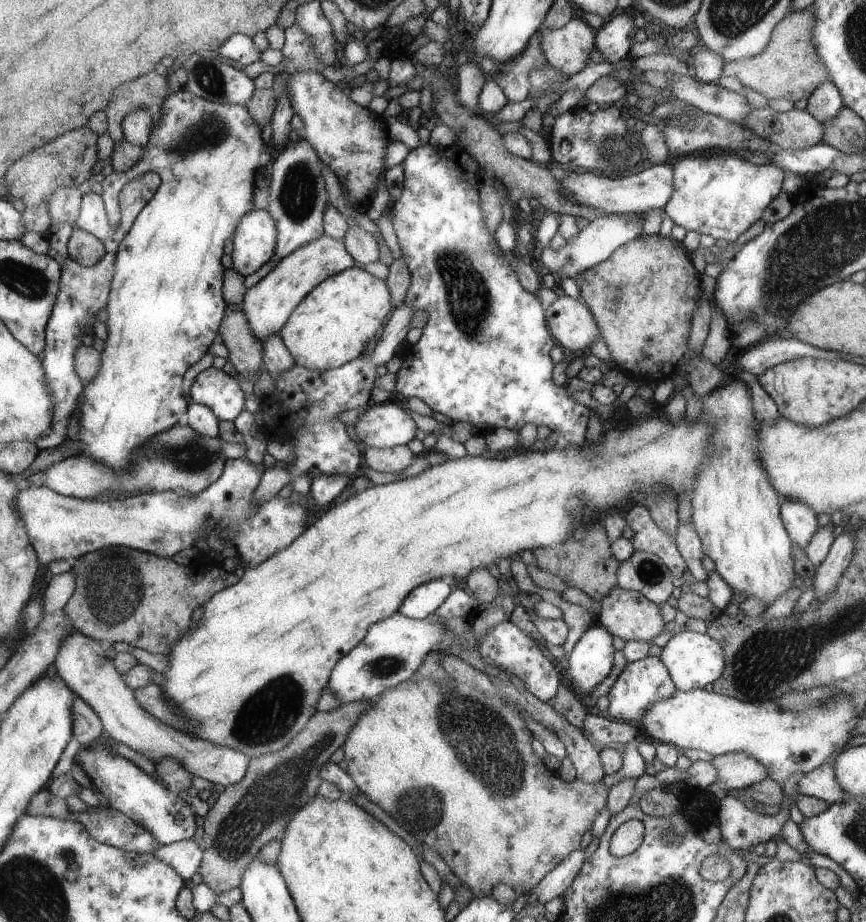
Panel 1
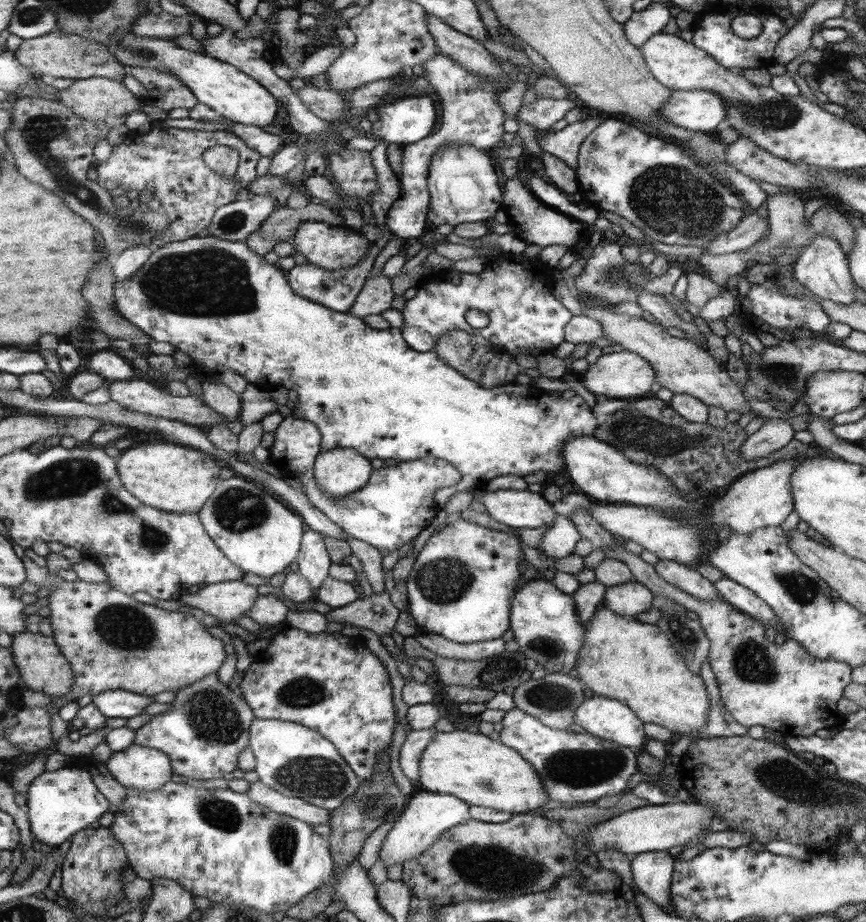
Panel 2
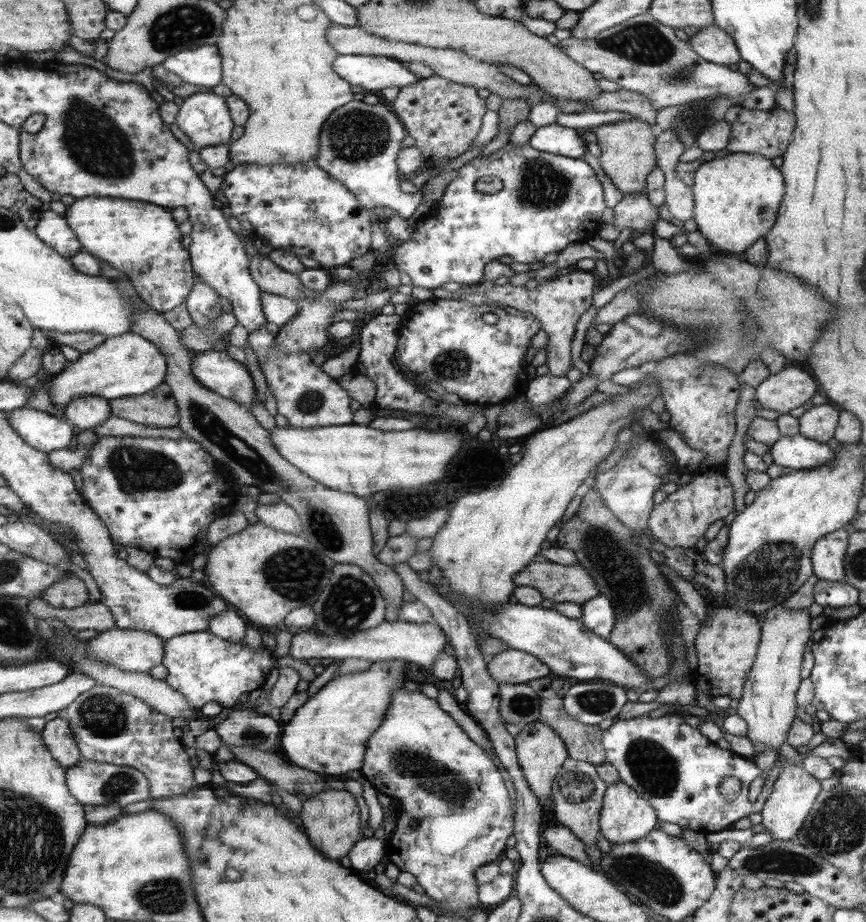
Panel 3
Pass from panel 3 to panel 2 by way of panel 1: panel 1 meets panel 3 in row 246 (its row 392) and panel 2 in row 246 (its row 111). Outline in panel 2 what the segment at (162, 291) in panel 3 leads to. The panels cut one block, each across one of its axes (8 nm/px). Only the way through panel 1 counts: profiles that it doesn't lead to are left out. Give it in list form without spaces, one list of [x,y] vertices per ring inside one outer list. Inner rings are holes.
[[[196,236],[153,248],[146,264],[142,264],[140,270],[130,280],[118,280],[116,282],[116,286],[114,286],[114,309],[140,328],[142,332],[148,334],[150,338],[158,342],[169,342],[175,350],[182,350],[188,354],[192,360],[189,369],[193,376],[204,376],[205,379],[219,376],[218,365],[223,364],[243,376],[248,383],[256,384],[260,388],[284,386],[288,390],[296,390],[299,401],[292,410],[293,416],[317,424],[322,436],[321,452],[334,450],[334,448],[352,448],[352,450],[358,451],[358,454],[365,455],[369,460],[380,458],[384,461],[388,458],[394,458],[394,460],[402,461],[434,456],[434,458],[450,462],[454,468],[461,471],[463,477],[455,485],[438,489],[436,498],[438,506],[442,506],[443,509],[453,494],[466,491],[468,488],[481,488],[483,484],[496,477],[506,475],[525,477],[533,472],[546,472],[548,479],[552,479],[555,475],[565,474],[562,446],[574,436],[593,436],[600,420],[600,418],[594,417],[592,408],[581,396],[574,395],[572,399],[567,400],[556,399],[554,395],[550,395],[550,392],[538,389],[531,384],[519,385],[517,382],[487,389],[474,382],[473,379],[466,378],[466,375],[446,363],[433,350],[430,352],[414,350],[405,341],[401,328],[390,326],[389,329],[374,329],[360,318],[350,316],[348,313],[337,312],[330,307],[322,306],[321,303],[314,302],[312,299],[300,296],[288,284],[286,271],[280,269],[277,264],[269,264],[262,254],[256,254],[256,251],[252,250],[246,242],[224,240],[222,237],[216,238],[216,236]]]

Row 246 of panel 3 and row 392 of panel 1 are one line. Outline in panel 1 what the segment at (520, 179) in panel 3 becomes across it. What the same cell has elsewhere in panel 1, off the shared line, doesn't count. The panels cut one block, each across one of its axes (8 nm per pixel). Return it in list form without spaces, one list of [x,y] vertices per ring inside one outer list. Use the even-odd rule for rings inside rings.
[[[430,144],[419,145],[412,149],[403,160],[404,182],[401,195],[395,203],[390,204],[387,210],[388,215],[393,222],[394,232],[398,237],[398,242],[403,254],[404,262],[411,274],[411,283],[405,298],[415,311],[418,309],[428,311],[430,318],[422,329],[420,340],[413,345],[406,345],[400,353],[402,366],[395,373],[395,390],[404,398],[420,398],[433,410],[441,412],[451,418],[455,423],[458,421],[470,422],[472,427],[478,424],[490,424],[490,429],[496,427],[508,427],[519,432],[521,428],[528,423],[534,423],[538,426],[548,426],[552,430],[554,437],[562,443],[570,445],[583,445],[586,443],[586,430],[588,430],[588,418],[590,410],[586,406],[580,406],[578,402],[568,398],[564,392],[564,386],[558,387],[552,382],[552,362],[550,362],[550,344],[556,344],[554,338],[550,336],[546,322],[544,322],[544,308],[540,306],[537,296],[526,294],[524,286],[518,284],[517,272],[511,267],[505,256],[502,256],[496,240],[492,238],[486,222],[486,216],[481,204],[481,194],[478,194],[478,176],[474,172],[466,170],[480,170],[476,164],[476,159],[472,158],[469,152],[464,151],[457,144],[452,144],[447,148],[439,149]]]

